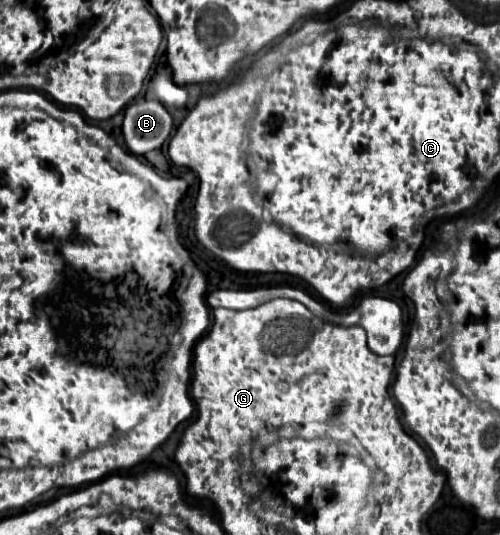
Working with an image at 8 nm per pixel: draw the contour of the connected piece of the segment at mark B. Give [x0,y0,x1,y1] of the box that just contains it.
[122,99,172,155]

